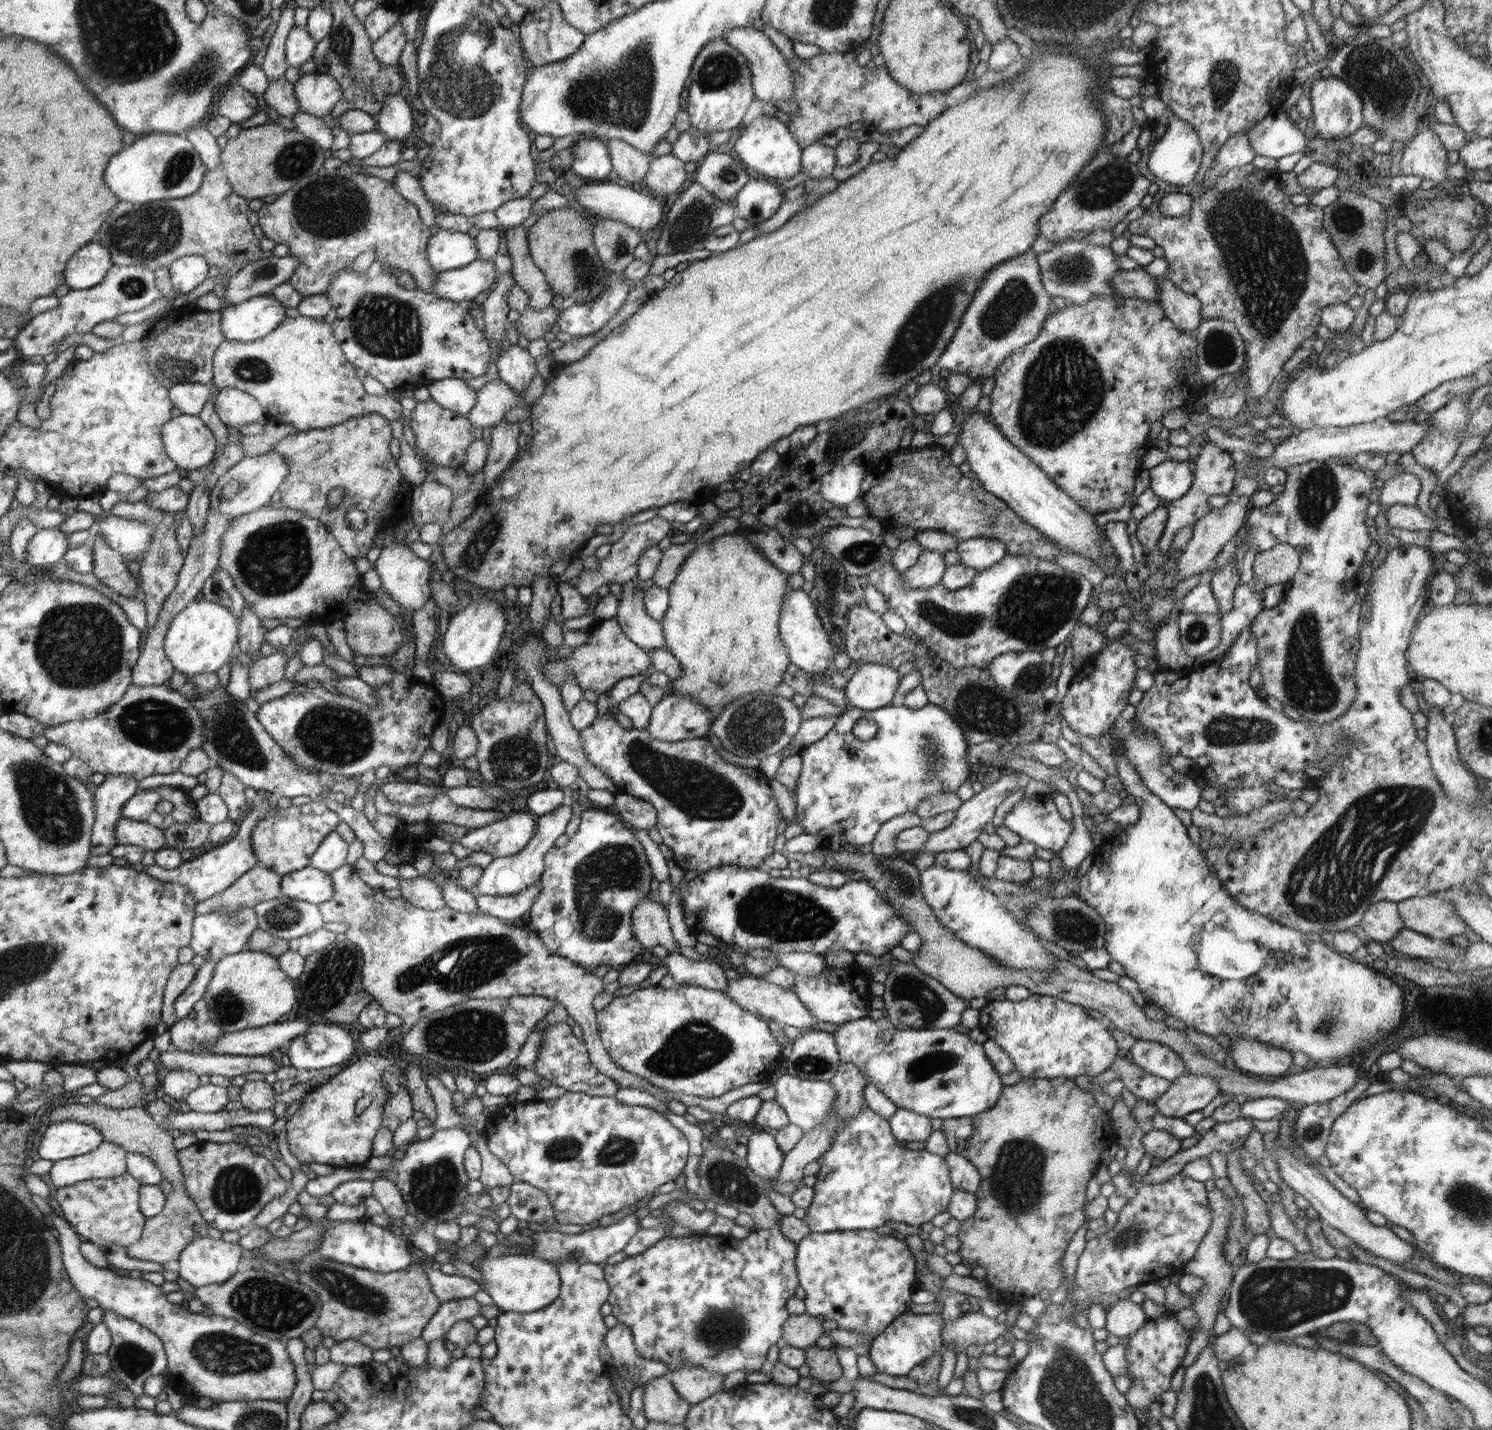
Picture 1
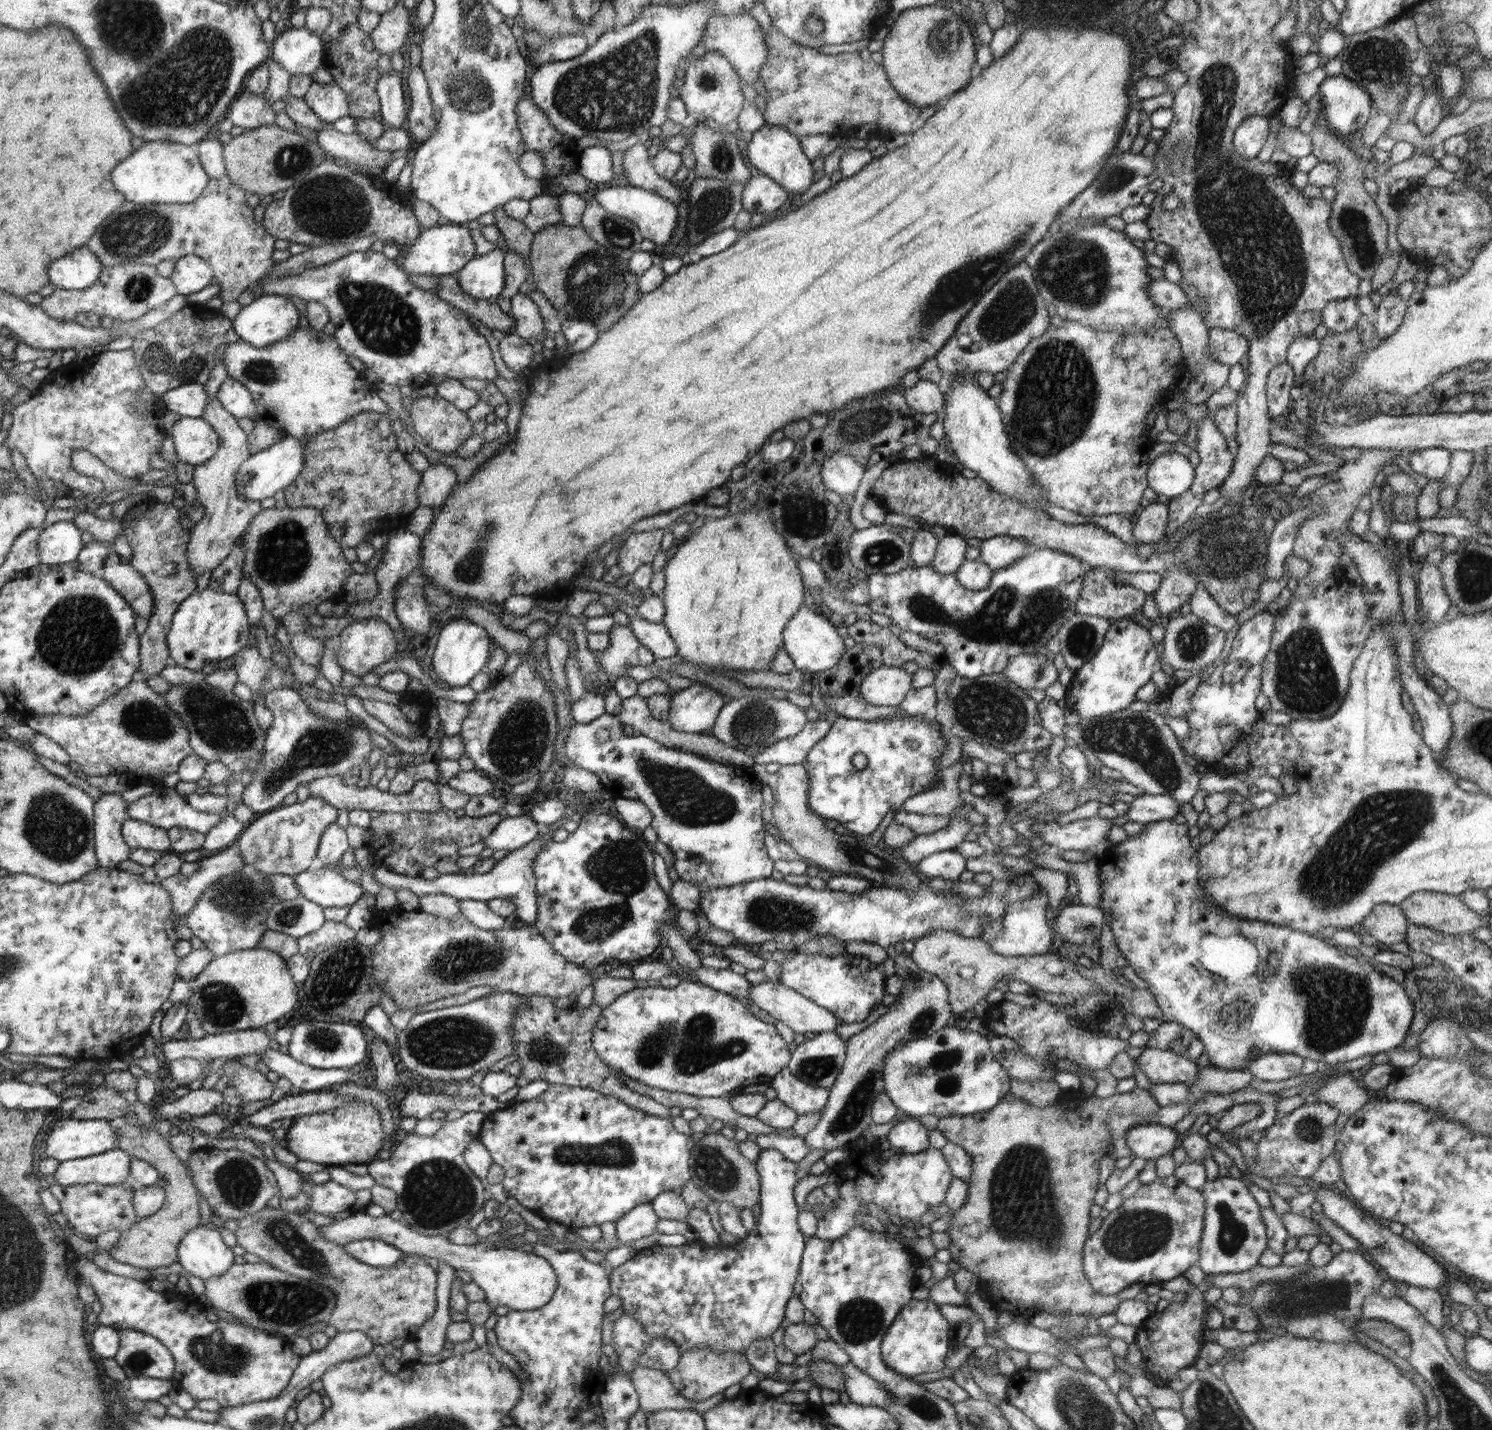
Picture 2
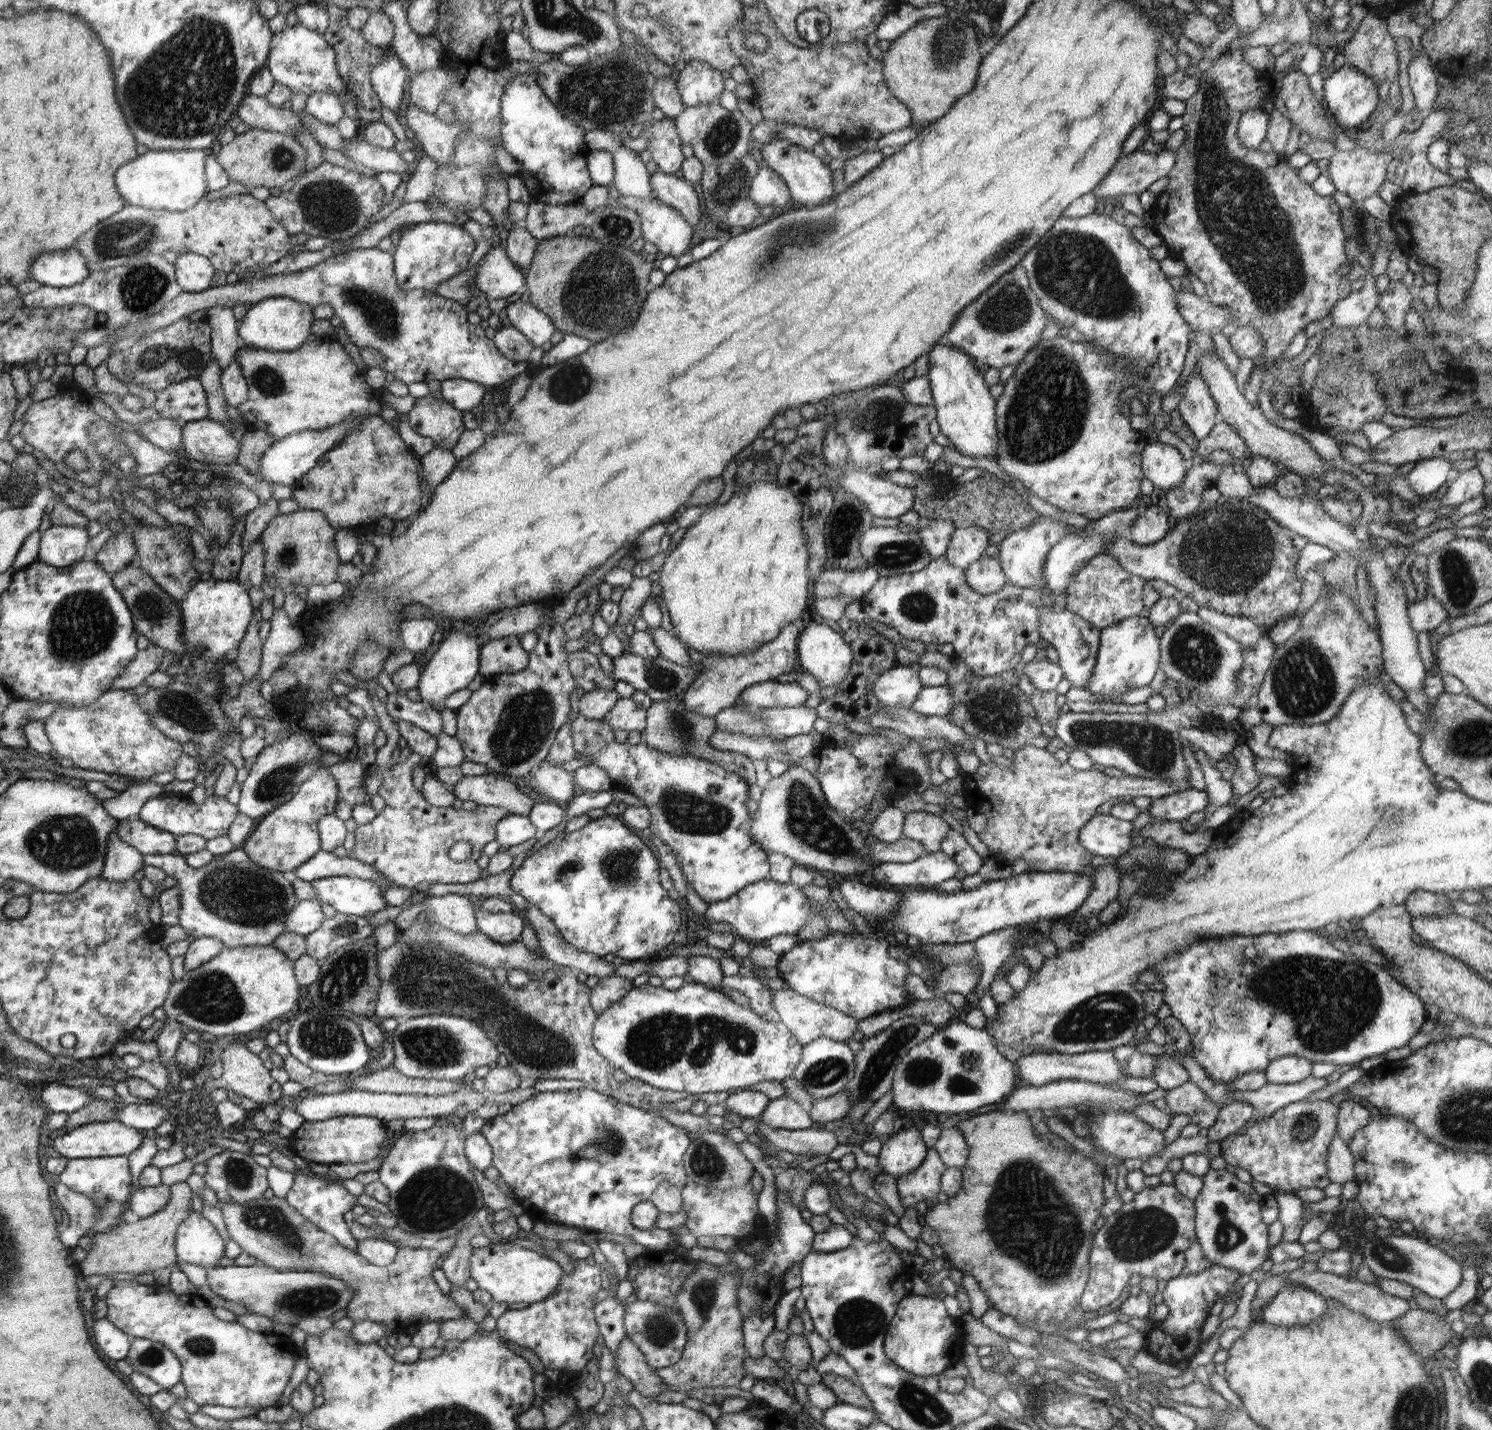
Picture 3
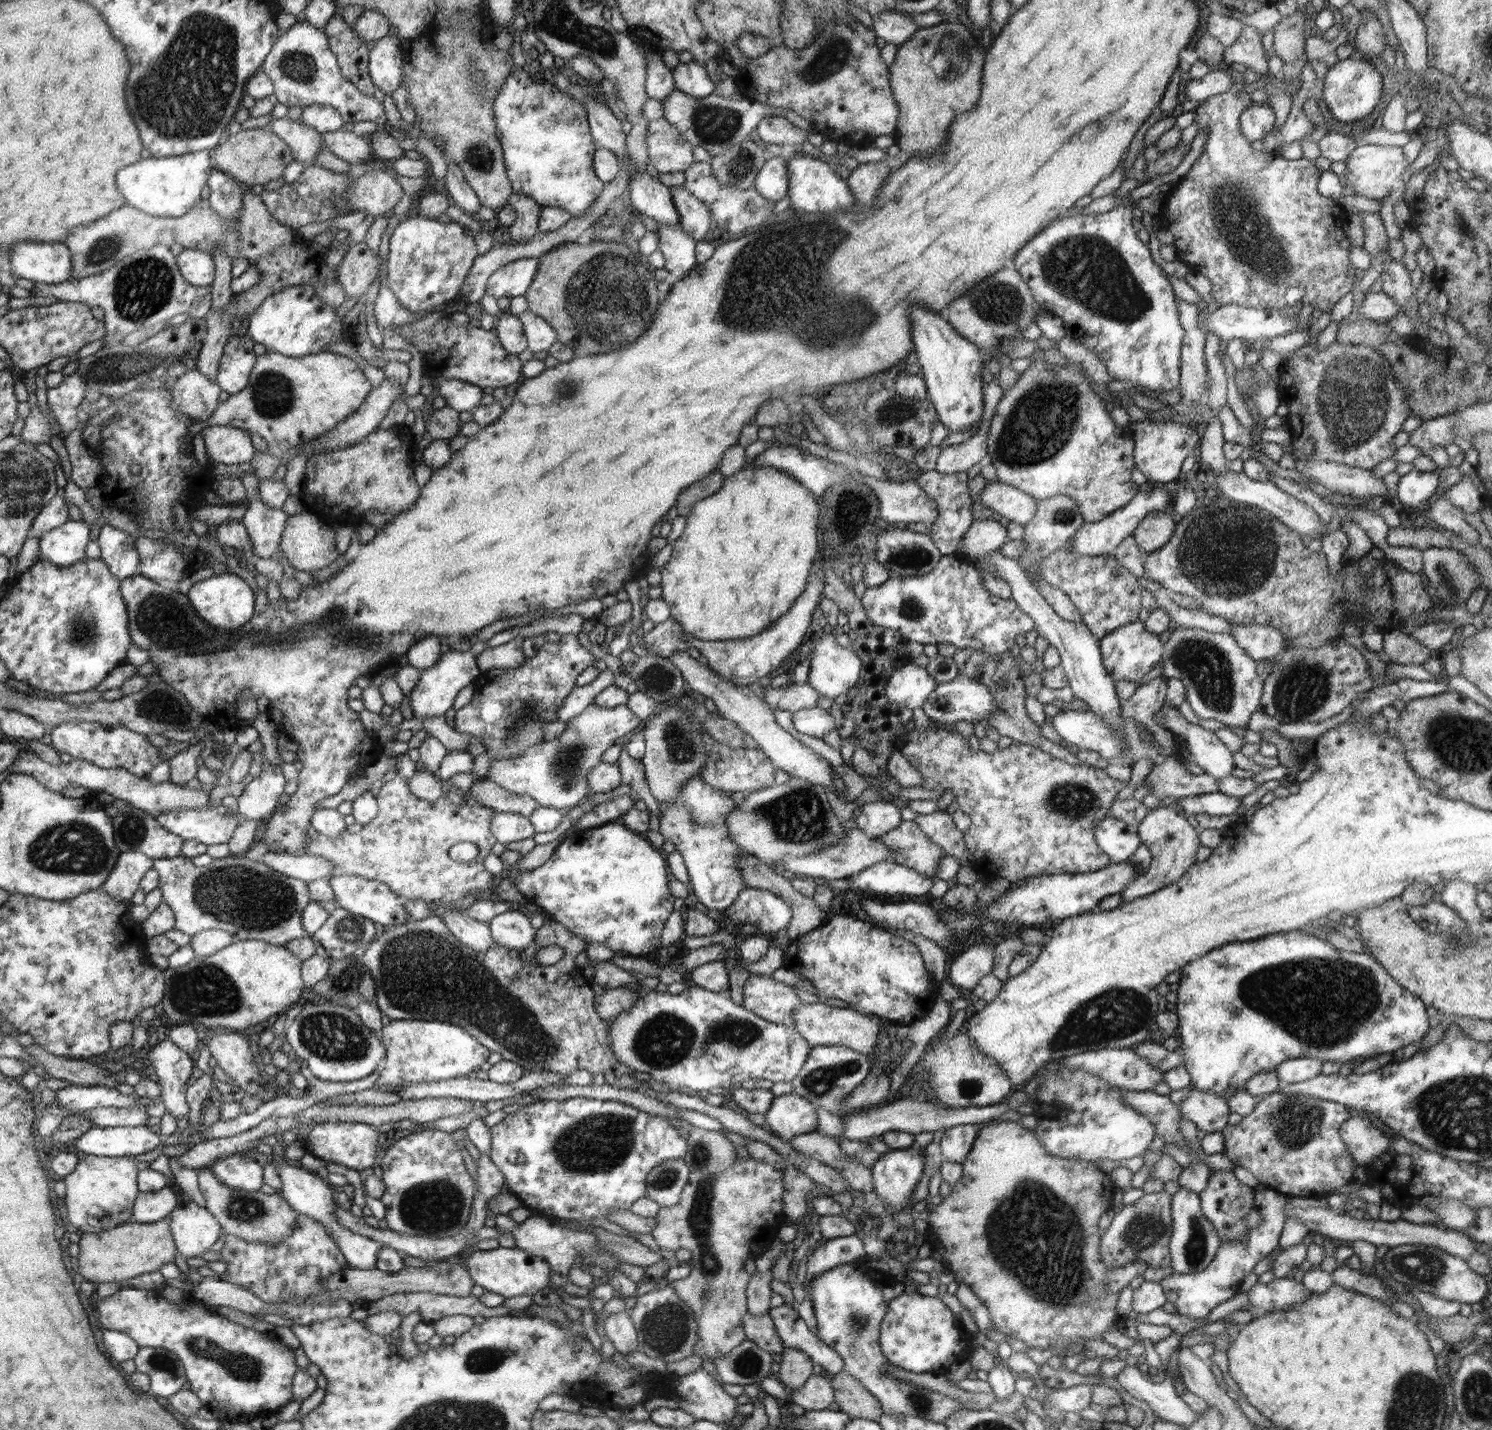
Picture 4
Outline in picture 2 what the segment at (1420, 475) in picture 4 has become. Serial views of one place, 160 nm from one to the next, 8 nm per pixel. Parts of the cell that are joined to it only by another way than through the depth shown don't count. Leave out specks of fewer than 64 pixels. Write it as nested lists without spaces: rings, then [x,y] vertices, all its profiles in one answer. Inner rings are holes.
[[[1427,448],[1414,451],[1408,456],[1412,470],[1427,480],[1442,481],[1451,465],[1451,450],[1445,448]]]

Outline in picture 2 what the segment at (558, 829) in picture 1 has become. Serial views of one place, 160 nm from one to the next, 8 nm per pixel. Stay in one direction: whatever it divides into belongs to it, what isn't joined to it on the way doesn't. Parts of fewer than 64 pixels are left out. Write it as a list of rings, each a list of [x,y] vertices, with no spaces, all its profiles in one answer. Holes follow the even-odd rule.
[[[546,833],[536,837],[532,842],[526,846],[509,851],[507,855],[495,862],[493,869],[486,874],[474,874],[472,872],[458,873],[458,874],[441,874],[435,879],[426,879],[421,875],[406,876],[396,874],[388,870],[386,867],[376,864],[374,876],[379,882],[380,886],[392,888],[407,888],[412,889],[414,894],[419,897],[427,894],[443,894],[452,895],[452,898],[481,900],[506,899],[515,904],[516,918],[526,921],[530,926],[535,926],[537,919],[537,894],[535,891],[535,884],[537,883],[536,875],[534,874],[533,864],[537,860],[539,850],[549,841],[552,840],[554,833]]]

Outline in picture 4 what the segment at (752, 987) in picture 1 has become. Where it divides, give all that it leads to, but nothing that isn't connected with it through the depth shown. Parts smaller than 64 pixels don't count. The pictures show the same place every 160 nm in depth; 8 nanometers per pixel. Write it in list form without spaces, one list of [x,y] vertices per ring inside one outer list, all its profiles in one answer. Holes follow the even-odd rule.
[[[823,1001],[814,1003],[802,1003],[795,1008],[795,1029],[810,1043],[811,1048],[819,1046],[846,1046],[859,1051],[860,1054],[872,1054],[878,1047],[879,1025],[878,1018],[870,1018],[860,1014],[849,1007],[830,1006]]]

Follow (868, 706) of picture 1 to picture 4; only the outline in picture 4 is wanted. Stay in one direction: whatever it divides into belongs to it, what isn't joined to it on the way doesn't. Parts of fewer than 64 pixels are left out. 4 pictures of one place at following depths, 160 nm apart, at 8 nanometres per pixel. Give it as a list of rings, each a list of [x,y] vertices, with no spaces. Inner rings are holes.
[[[910,662],[898,668],[886,686],[886,697],[900,707],[911,709],[922,707],[938,683],[920,666]]]

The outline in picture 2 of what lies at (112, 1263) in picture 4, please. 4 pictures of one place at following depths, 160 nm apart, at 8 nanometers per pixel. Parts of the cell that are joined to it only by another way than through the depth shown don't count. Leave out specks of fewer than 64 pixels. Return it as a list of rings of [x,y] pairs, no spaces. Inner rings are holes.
[[[127,1120],[121,1128],[115,1130],[119,1134],[118,1149],[128,1151],[133,1159],[139,1159],[152,1164],[159,1171],[162,1180],[166,1183],[166,1204],[158,1214],[140,1219],[138,1224],[132,1225],[124,1231],[110,1255],[118,1262],[131,1264],[136,1268],[153,1269],[159,1266],[170,1266],[178,1262],[178,1248],[188,1232],[198,1229],[201,1224],[199,1212],[199,1197],[188,1170],[182,1160],[174,1154],[169,1138],[162,1135],[154,1128],[144,1124],[133,1124]]]

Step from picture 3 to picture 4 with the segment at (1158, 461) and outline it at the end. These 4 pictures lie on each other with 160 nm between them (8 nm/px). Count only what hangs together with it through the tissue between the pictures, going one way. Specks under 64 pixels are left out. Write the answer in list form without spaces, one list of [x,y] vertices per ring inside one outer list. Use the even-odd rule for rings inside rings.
[[[1149,417],[1140,422],[1130,422],[1134,437],[1135,468],[1144,473],[1148,481],[1168,483],[1175,481],[1181,475],[1182,463],[1186,457],[1193,453],[1193,448],[1198,444],[1198,432],[1194,425],[1182,425],[1172,422],[1156,423]]]

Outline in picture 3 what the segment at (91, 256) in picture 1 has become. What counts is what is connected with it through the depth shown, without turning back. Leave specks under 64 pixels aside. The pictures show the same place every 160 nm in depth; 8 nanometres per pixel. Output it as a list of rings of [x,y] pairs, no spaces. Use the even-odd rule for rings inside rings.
[[[74,248],[42,253],[31,268],[32,279],[56,288],[79,285],[87,280],[91,272],[88,270],[87,258]]]

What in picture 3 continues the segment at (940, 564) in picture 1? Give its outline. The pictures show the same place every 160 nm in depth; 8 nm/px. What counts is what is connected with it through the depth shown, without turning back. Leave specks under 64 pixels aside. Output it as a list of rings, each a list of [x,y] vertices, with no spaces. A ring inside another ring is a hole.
[[[979,526],[956,529],[949,540],[945,557],[958,568],[967,569],[983,556],[988,544],[989,532]]]

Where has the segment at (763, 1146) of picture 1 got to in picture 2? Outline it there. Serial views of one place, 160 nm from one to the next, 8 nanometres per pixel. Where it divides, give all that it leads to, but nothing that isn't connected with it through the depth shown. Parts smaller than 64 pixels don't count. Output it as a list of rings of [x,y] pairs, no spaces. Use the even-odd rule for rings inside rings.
[[[760,1150],[758,1160],[756,1160],[755,1164],[759,1175],[759,1204],[762,1212],[760,1218],[757,1220],[754,1233],[749,1234],[737,1243],[731,1244],[731,1246],[710,1246],[701,1240],[694,1240],[680,1246],[652,1245],[651,1247],[637,1251],[634,1258],[622,1263],[618,1268],[612,1269],[609,1272],[612,1281],[612,1295],[620,1297],[624,1313],[635,1318],[643,1326],[644,1332],[646,1332],[648,1336],[665,1336],[669,1338],[681,1353],[692,1350],[693,1348],[707,1346],[707,1348],[715,1348],[715,1350],[719,1350],[719,1352],[741,1352],[741,1354],[745,1354],[747,1348],[749,1348],[755,1340],[772,1336],[782,1324],[786,1323],[786,1306],[794,1297],[794,1284],[799,1280],[799,1270],[803,1260],[805,1242],[806,1239],[808,1239],[804,1237],[804,1235],[800,1233],[800,1229],[798,1229],[798,1214],[800,1214],[800,1210],[794,1200],[794,1188],[799,1181],[795,1174],[797,1168],[796,1163],[787,1160],[778,1150]]]

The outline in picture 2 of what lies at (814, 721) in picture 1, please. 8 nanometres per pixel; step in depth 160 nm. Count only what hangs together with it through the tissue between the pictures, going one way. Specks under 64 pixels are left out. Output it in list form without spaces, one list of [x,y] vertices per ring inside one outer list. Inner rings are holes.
[[[831,718],[818,719],[816,722],[808,721],[797,736],[778,740],[766,749],[758,751],[756,755],[752,755],[752,758],[754,758],[755,764],[768,764],[769,762],[776,762],[780,766],[802,764],[810,750],[826,737],[832,724],[833,719]]]

